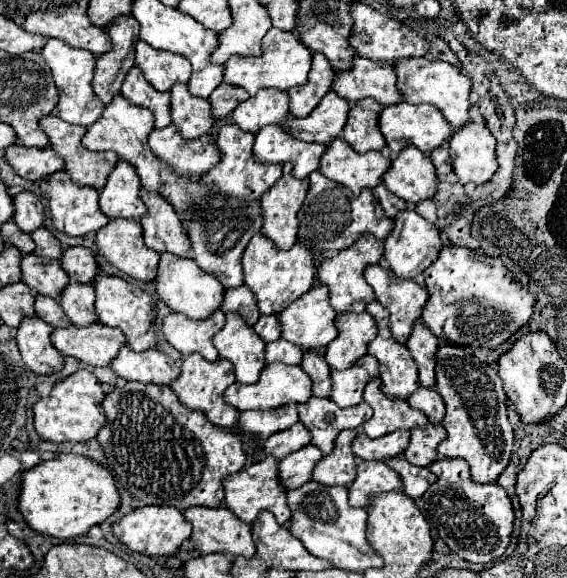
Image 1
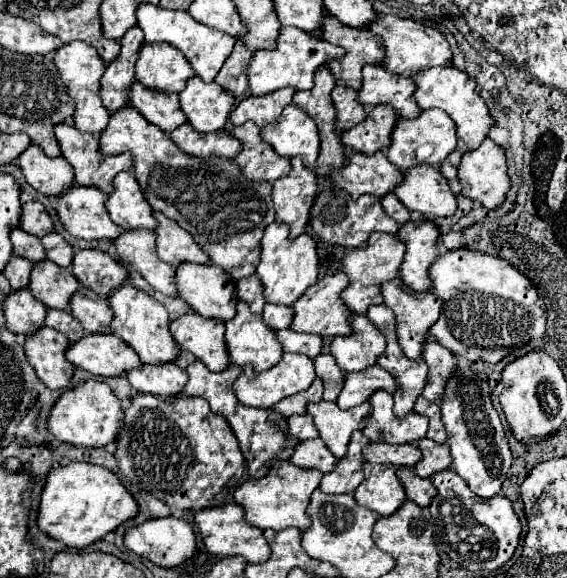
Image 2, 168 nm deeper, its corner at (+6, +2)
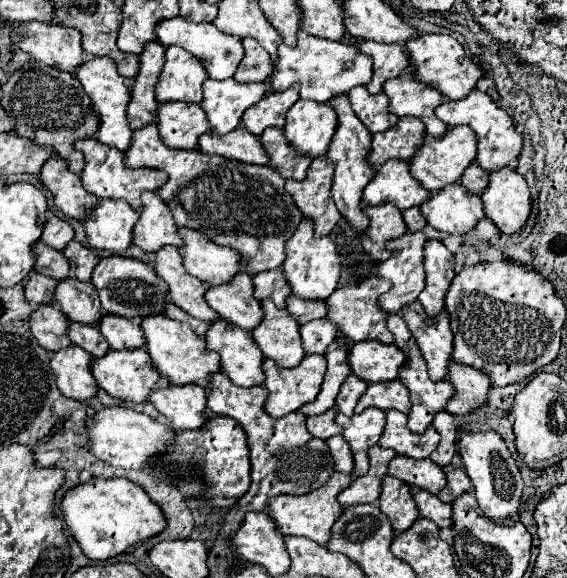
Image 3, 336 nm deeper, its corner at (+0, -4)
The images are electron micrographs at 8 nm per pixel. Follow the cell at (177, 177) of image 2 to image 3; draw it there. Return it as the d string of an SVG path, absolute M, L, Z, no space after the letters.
M155 123L133 131L131 145L123 155L127 167L155 167L165 171L169 179L155 193L171 209L175 223L203 233L217 245L235 249L241 257L241 273L253 277L261 271L281 267L285 259L283 245L303 215L291 203L291 197L283 189L285 181L277 171L267 165L245 165L201 151L171 149L161 143Z

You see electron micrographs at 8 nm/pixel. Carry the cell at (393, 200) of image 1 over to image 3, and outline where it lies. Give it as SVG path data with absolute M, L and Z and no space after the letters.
M419 207L405 209L405 211L403 211L403 221L407 223L407 229L409 229L411 233L421 231L421 229L427 225L425 219L423 219L423 215L421 215L421 211L419 211Z

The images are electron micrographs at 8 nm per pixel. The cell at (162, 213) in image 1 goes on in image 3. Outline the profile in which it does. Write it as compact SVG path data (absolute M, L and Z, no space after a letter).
M179 227L179 235L183 239L183 247L179 249L183 267L193 277L209 285L219 285L239 273L239 255L235 255L233 249L219 247L187 227Z

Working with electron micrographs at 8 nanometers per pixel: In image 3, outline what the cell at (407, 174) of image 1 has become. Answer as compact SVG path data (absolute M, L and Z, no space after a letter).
M459 183L445 185L441 191L431 193L419 209L431 227L445 233L467 233L475 227L477 219L485 215L481 199Z

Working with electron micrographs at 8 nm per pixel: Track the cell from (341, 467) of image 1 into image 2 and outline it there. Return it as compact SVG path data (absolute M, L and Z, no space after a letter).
M355 431L349 443L347 457L339 459L335 471L327 473L321 479L319 489L325 493L355 493L357 485L363 481L363 473L361 473L361 465L365 463L363 449L369 443L371 441L361 431Z

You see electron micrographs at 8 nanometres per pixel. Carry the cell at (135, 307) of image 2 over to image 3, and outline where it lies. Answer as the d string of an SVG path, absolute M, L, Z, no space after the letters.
M165 313L147 315L141 321L143 337L145 337L145 349L151 355L151 361L155 369L165 375L173 385L185 385L185 383L197 383L207 389L207 377L209 373L221 371L219 367L219 355L215 351L209 351L201 337L197 337L187 323L179 323L169 319Z

